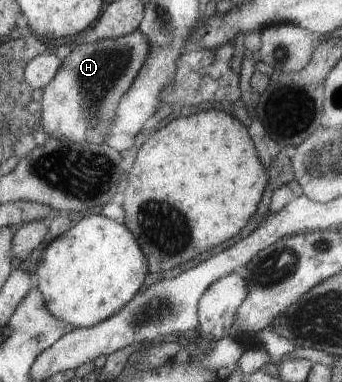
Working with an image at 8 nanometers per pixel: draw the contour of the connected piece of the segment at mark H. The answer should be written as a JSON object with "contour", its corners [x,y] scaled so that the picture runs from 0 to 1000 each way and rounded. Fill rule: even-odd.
{"contour":[[[404,76],[342,99],[298,99],[272,113],[219,118],[178,149],[178,173],[161,199],[132,223],[120,257],[117,332],[137,356],[190,359],[208,366],[251,366],[295,377],[319,359],[316,335],[327,322],[339,272],[395,209],[439,134],[439,118]]]}

